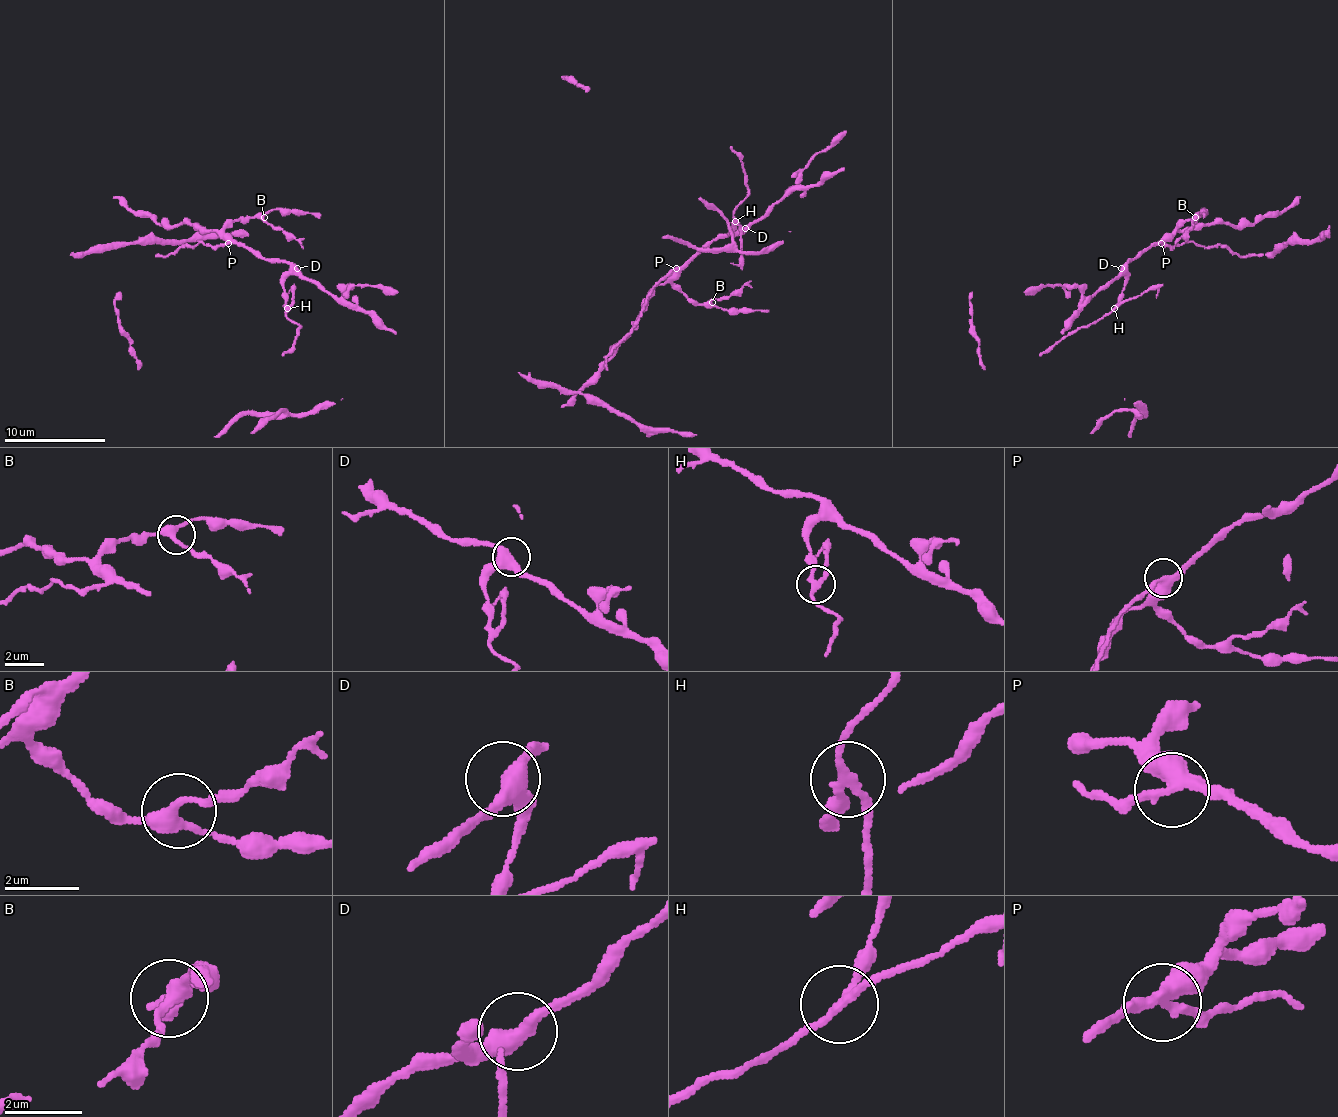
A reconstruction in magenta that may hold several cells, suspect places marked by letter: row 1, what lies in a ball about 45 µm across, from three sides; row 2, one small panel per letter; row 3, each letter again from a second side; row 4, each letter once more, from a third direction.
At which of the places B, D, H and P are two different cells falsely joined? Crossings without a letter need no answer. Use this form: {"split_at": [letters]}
{"split_at": ["H", "P"]}

